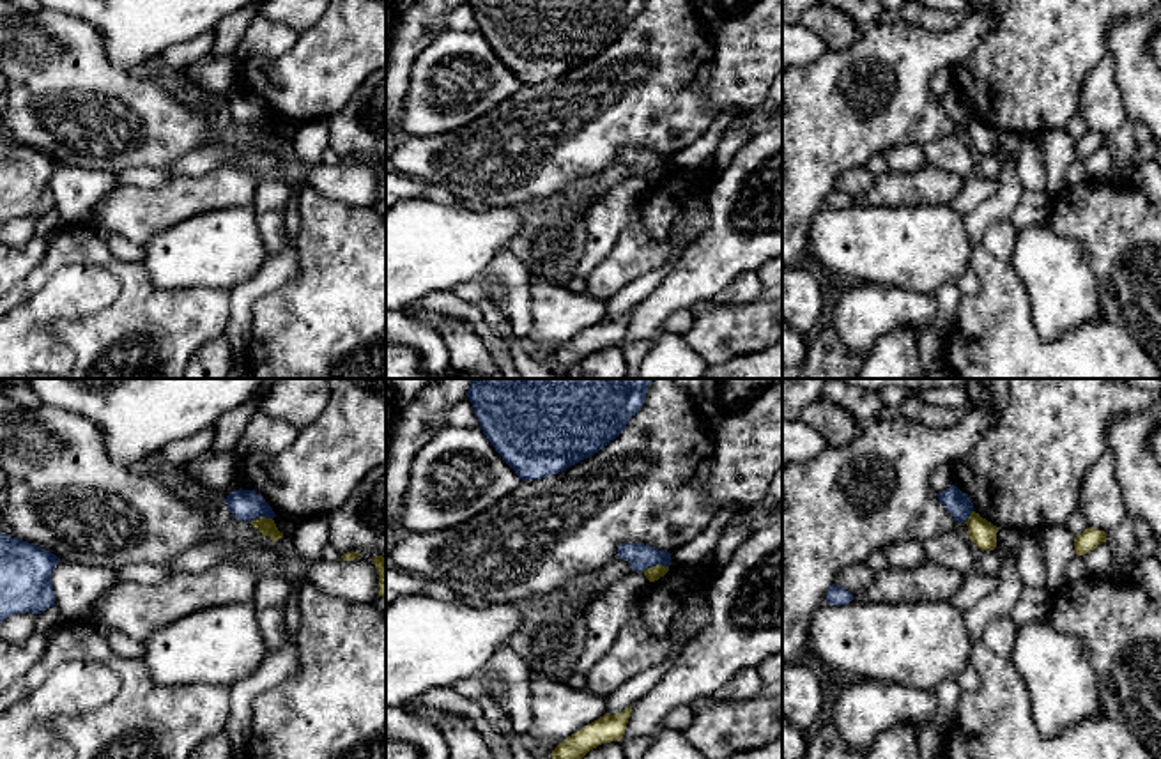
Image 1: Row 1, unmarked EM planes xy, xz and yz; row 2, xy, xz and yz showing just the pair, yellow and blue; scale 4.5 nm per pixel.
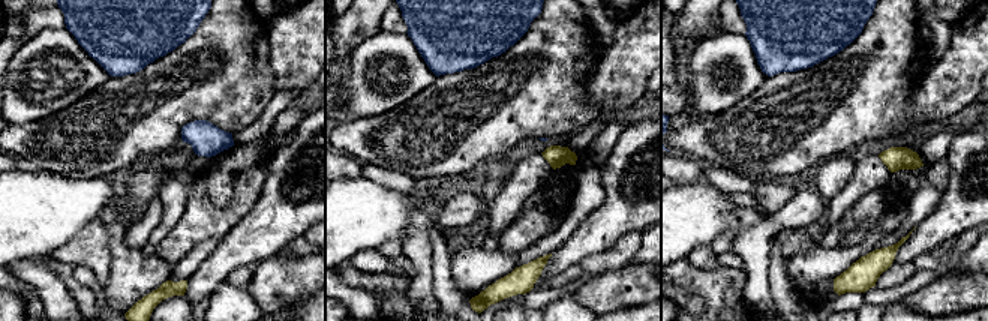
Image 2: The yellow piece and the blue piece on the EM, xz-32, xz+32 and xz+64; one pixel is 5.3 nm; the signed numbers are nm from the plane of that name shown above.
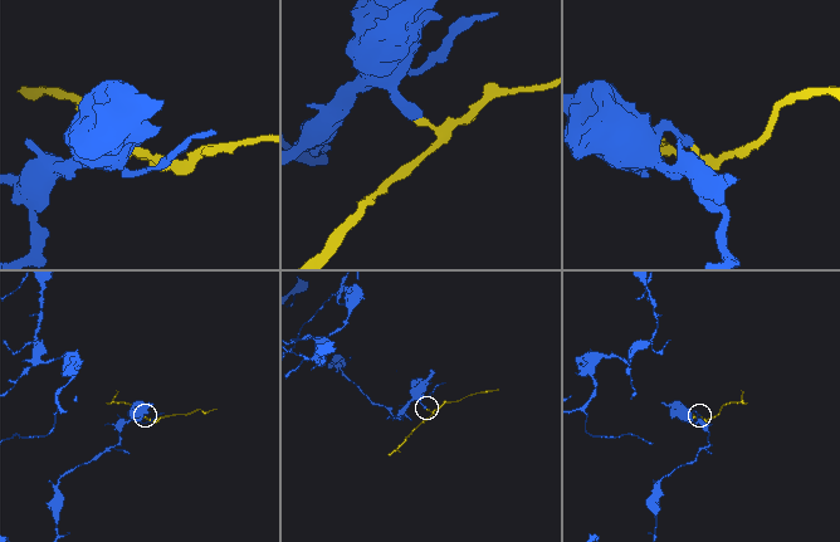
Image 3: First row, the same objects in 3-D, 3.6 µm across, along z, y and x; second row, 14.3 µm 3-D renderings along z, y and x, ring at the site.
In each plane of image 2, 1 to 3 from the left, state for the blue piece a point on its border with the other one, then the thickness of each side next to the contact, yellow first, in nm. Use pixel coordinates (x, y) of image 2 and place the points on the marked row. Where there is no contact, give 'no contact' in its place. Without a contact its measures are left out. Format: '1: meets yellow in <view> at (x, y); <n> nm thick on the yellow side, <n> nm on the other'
1: no contact
2: no contact
3: no contact

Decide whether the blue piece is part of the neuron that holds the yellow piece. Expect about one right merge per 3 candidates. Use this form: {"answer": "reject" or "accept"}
{"answer": "reject"}

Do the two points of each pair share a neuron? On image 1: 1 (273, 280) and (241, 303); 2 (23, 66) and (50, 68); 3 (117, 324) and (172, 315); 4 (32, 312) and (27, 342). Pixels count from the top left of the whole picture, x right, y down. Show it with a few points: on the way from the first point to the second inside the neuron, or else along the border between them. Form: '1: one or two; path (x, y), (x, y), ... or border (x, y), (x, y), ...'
1: one; path (266, 280), (248, 296)
2: one; path (30, 68), (43, 68)
3: one; path (131, 324), (158, 324)
4: one; path (32, 319), (27, 335)

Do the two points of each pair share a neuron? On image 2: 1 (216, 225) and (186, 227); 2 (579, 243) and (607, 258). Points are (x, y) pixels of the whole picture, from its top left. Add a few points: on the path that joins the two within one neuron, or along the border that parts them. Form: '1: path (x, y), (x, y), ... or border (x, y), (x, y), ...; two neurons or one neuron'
1: path (209, 225), (194, 227); one neuron
2: border (627, 234), (579, 263); two neurons

